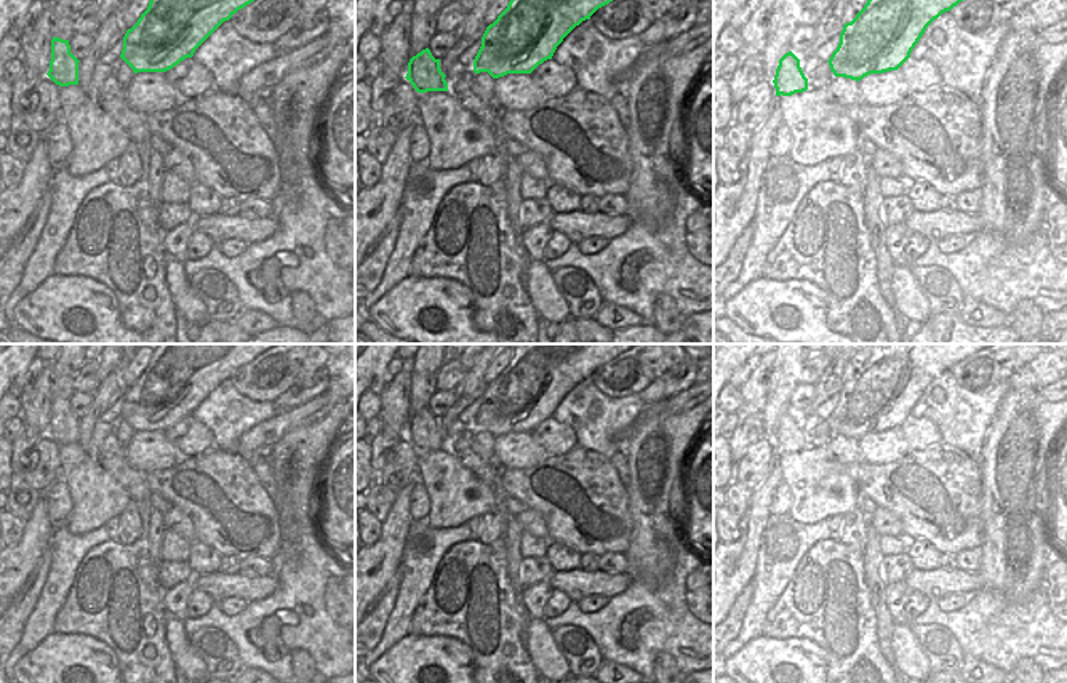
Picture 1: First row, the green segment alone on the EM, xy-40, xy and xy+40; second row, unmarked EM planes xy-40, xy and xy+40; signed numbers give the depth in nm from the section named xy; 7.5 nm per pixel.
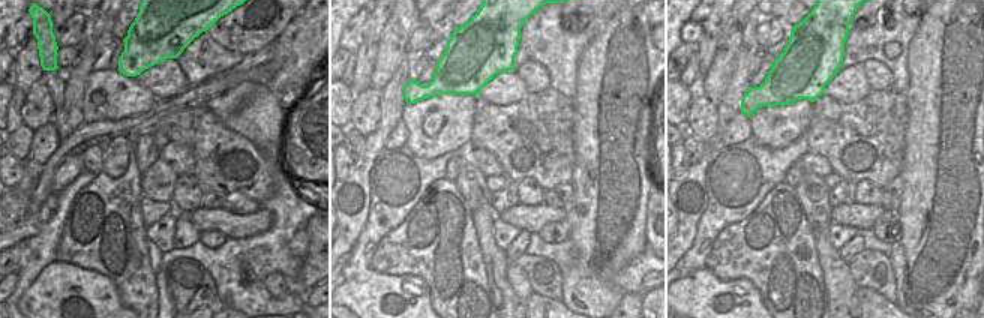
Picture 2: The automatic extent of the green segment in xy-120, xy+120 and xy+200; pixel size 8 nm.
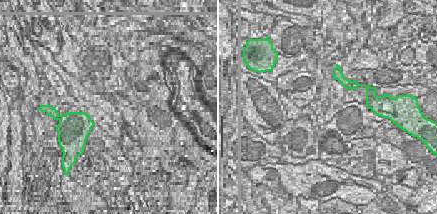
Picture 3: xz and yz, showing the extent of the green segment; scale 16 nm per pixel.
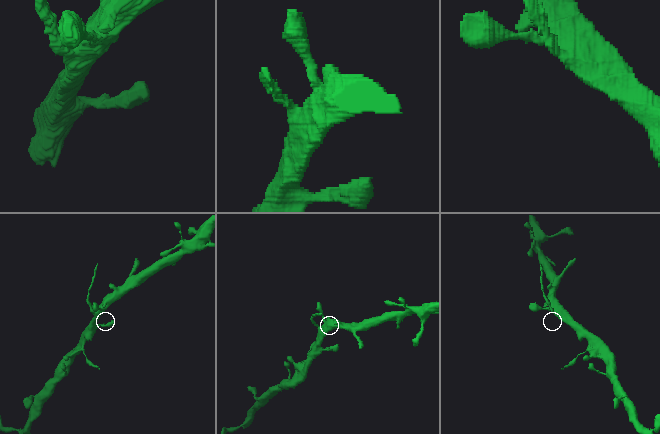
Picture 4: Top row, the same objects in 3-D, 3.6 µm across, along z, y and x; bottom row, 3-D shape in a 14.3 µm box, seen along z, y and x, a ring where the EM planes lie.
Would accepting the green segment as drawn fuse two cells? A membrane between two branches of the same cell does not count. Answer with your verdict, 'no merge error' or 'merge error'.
merge error

